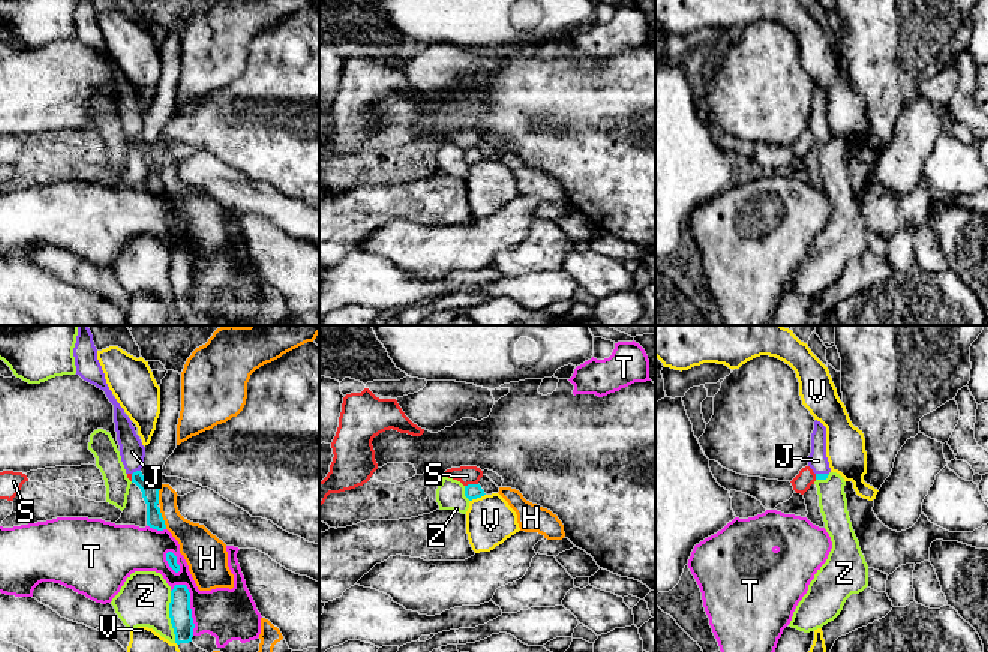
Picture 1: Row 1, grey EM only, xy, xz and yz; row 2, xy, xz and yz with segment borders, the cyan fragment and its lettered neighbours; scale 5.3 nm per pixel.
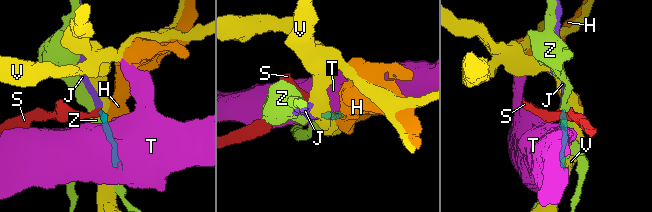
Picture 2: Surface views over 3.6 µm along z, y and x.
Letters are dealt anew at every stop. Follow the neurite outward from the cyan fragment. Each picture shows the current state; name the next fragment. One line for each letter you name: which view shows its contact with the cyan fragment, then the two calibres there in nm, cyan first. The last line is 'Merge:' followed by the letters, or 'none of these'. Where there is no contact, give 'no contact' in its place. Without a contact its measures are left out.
J: contact in xy; calibres 100 and 140 nm
Merge: J

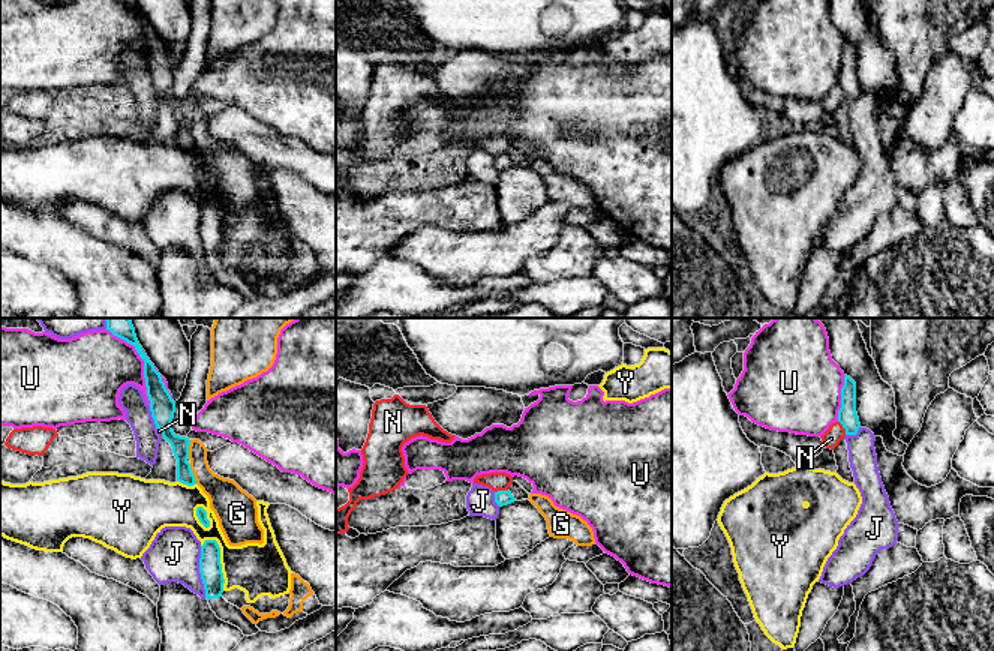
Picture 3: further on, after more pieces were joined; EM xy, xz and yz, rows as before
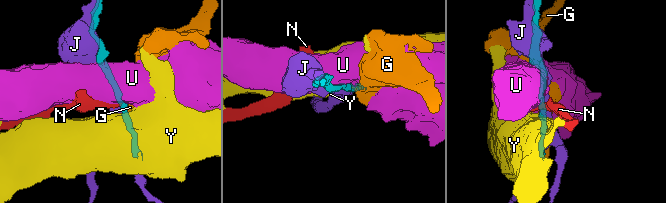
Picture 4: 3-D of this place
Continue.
Merge: none of these

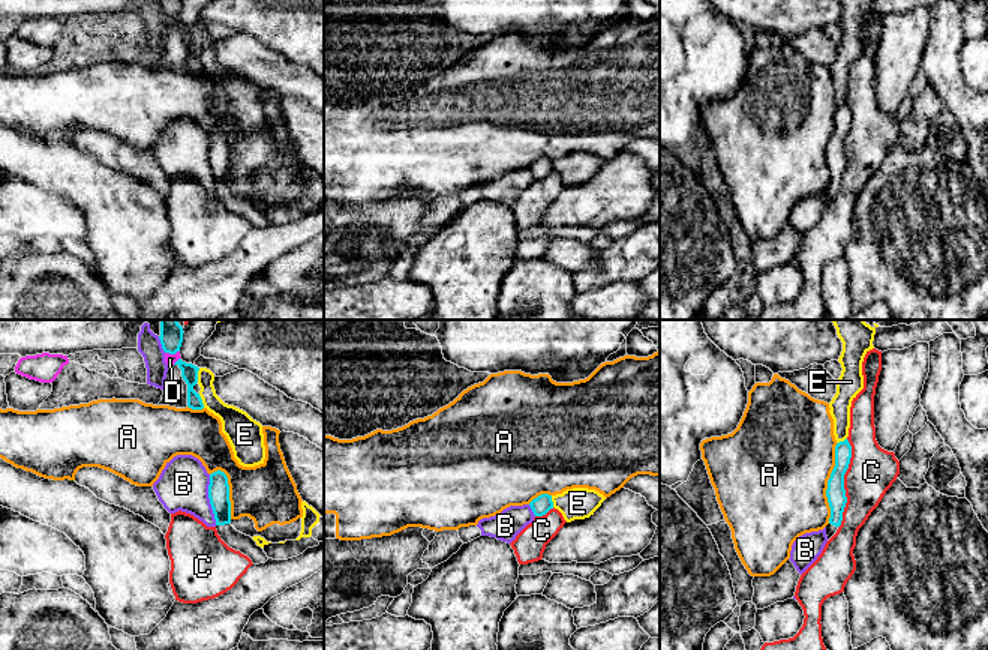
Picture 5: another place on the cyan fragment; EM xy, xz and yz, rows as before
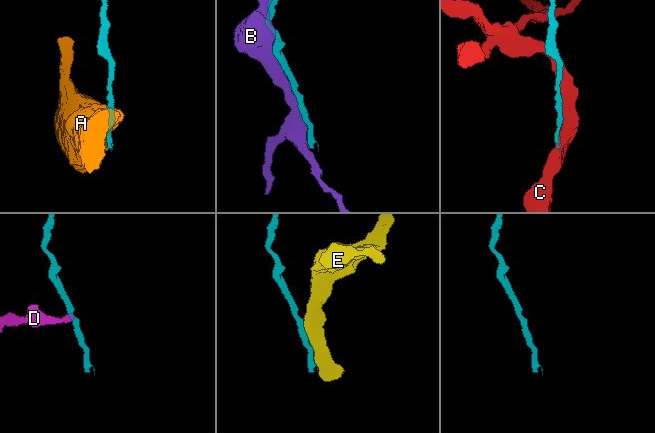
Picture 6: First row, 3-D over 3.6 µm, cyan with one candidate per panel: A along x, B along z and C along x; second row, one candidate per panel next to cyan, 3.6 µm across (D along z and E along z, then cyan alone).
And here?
Merge: none of these

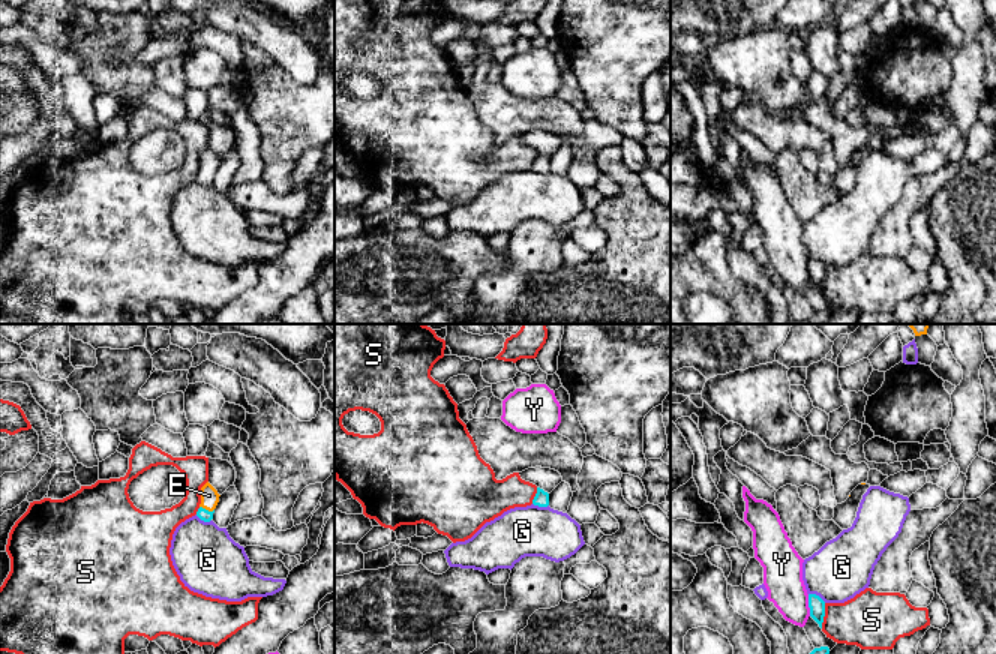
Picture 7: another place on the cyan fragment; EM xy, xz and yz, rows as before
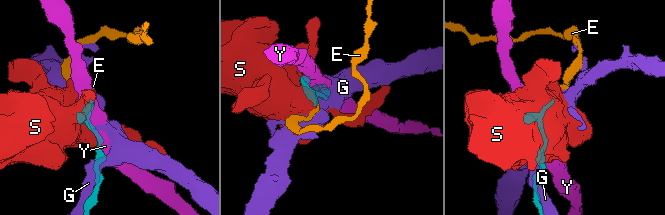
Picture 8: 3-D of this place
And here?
E: contact in xy; calibres 70 and 100 nm
Merge: E

